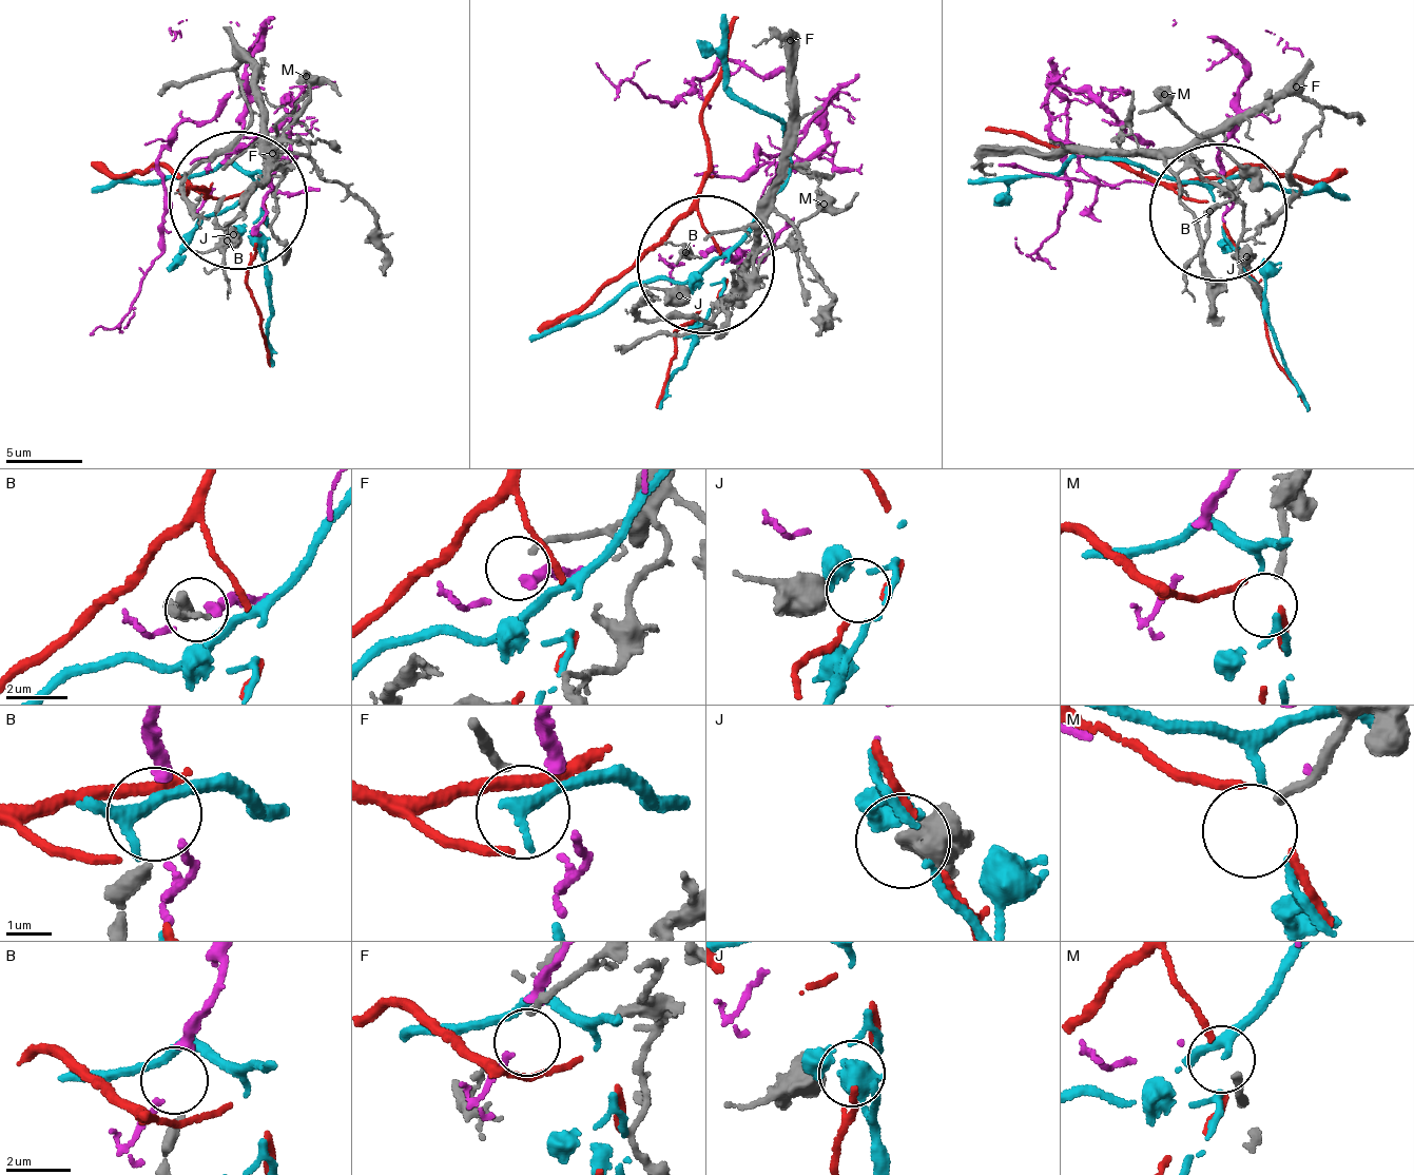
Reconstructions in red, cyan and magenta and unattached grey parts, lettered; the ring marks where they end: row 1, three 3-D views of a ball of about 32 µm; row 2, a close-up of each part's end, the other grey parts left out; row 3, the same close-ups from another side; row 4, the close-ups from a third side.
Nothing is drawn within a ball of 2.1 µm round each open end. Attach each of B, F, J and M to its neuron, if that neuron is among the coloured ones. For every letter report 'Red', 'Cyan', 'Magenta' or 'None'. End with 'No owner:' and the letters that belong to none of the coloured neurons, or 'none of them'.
B: Magenta
F: None
J: Red
M: None
No owner: F, M

